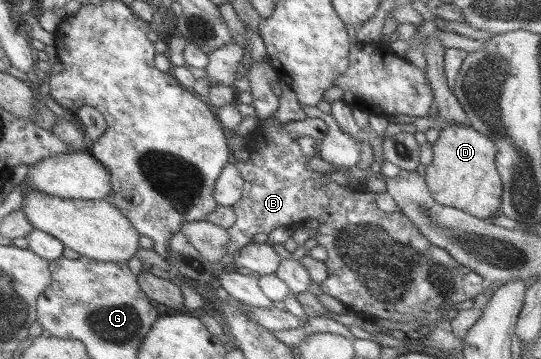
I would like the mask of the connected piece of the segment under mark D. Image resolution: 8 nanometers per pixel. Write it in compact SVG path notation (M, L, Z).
M450 126L439 131L438 139L430 146L432 163L421 168L421 172L436 203L460 208L487 222L490 217L501 215L504 187L495 162L497 147L488 137L478 134L471 126Z

